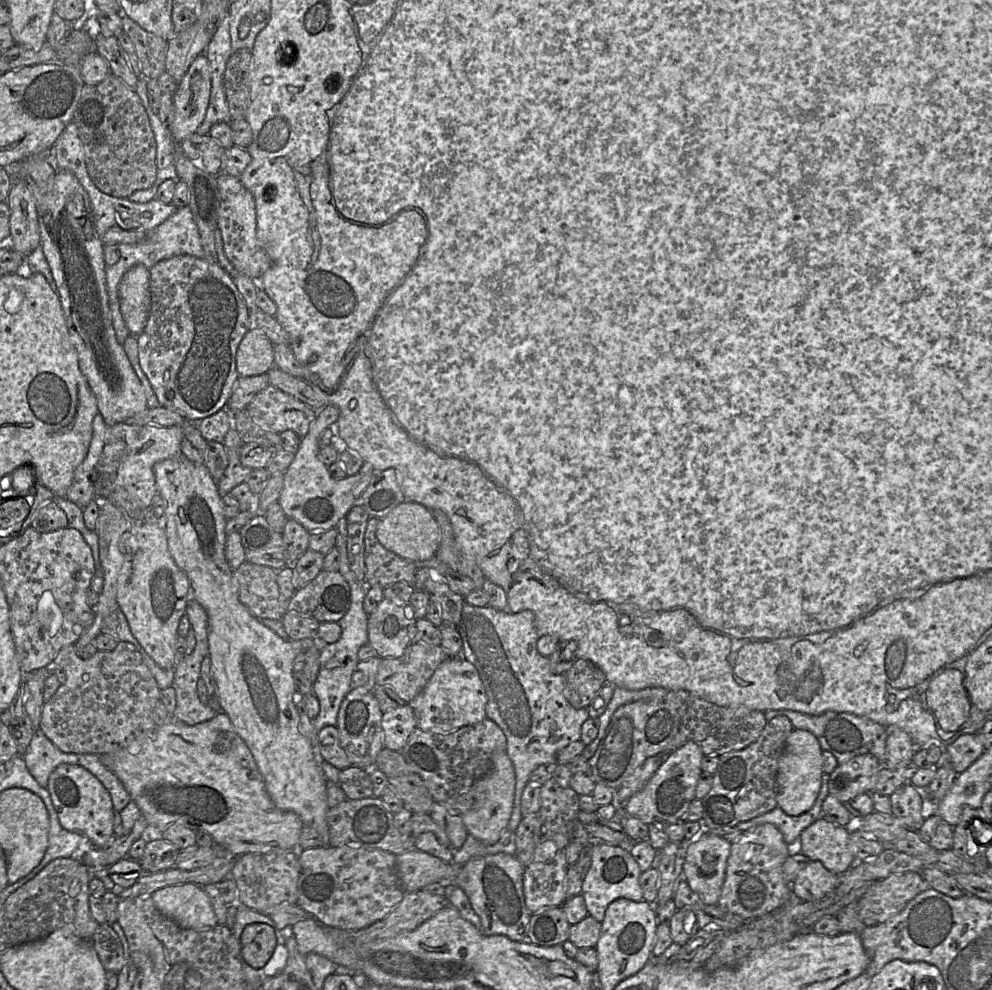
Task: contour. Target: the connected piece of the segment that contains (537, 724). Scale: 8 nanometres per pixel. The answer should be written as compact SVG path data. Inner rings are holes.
M464 602L461 620L456 625L461 635L463 648L461 657L473 664L480 676L487 694L486 716L494 721L506 737L506 752L511 759L515 775L515 797L508 828L495 844L484 844L471 834L468 834L463 846L453 853L453 863L463 865L474 857L497 853L515 855L515 831L522 819L521 798L525 786L530 781L531 773L540 765L556 765L558 754L570 743L580 740L581 727L590 717L587 708L576 709L564 695L565 675L554 674L550 669L548 657L541 655L537 649L539 634L536 628L536 618L532 611L510 612L498 610L491 606L478 607Z

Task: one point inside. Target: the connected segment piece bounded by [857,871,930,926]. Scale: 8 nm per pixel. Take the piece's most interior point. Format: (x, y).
(885, 898)

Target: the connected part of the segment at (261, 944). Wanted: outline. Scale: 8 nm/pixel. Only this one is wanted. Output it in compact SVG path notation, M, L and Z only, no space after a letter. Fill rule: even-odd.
M252 923L245 926L241 936L241 956L252 968L266 965L277 945L277 936L272 926Z

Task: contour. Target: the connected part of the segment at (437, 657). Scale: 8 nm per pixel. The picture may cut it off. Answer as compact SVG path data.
M411 643L398 658L383 658L376 685L386 685L407 704L421 693L436 668L449 656L441 646Z

